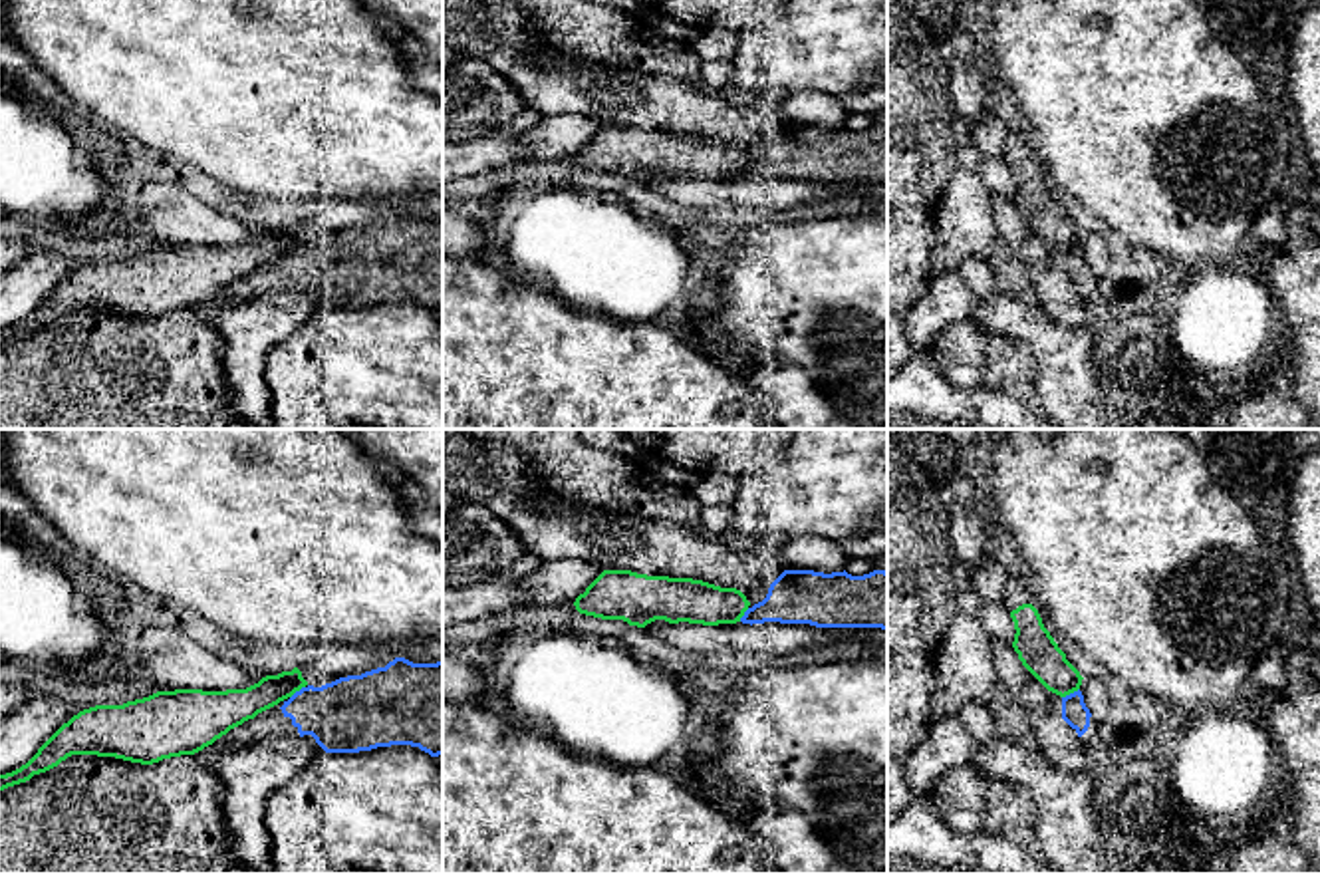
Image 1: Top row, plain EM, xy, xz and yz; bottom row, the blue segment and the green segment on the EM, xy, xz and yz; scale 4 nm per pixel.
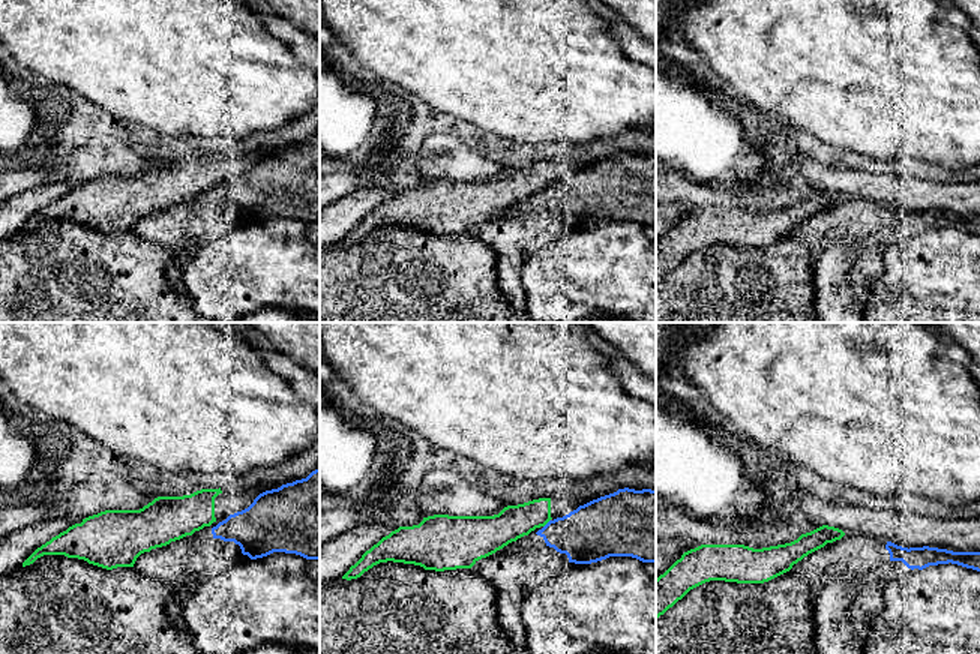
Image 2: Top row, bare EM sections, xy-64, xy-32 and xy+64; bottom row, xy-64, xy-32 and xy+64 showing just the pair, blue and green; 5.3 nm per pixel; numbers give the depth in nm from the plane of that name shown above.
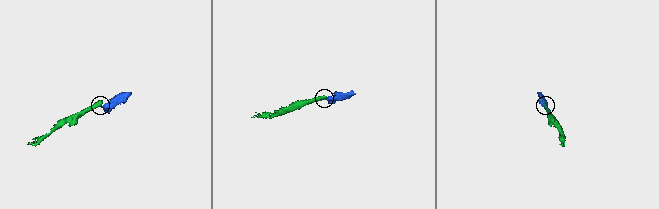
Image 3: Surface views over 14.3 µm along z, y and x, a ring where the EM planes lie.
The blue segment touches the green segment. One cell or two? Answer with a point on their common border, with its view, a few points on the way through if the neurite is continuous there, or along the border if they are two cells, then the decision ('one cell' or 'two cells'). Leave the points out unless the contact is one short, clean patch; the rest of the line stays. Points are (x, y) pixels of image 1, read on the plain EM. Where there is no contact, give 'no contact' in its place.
contact yz (1070, 249); border yz (1078, 243), (1062, 253); two cells

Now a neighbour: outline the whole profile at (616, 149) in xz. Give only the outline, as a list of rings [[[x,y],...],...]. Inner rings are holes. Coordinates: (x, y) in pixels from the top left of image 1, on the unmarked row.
[[[603,125],[574,161],[586,171],[645,183],[655,175],[703,181],[736,179],[750,157],[736,143],[721,143],[703,135]]]

